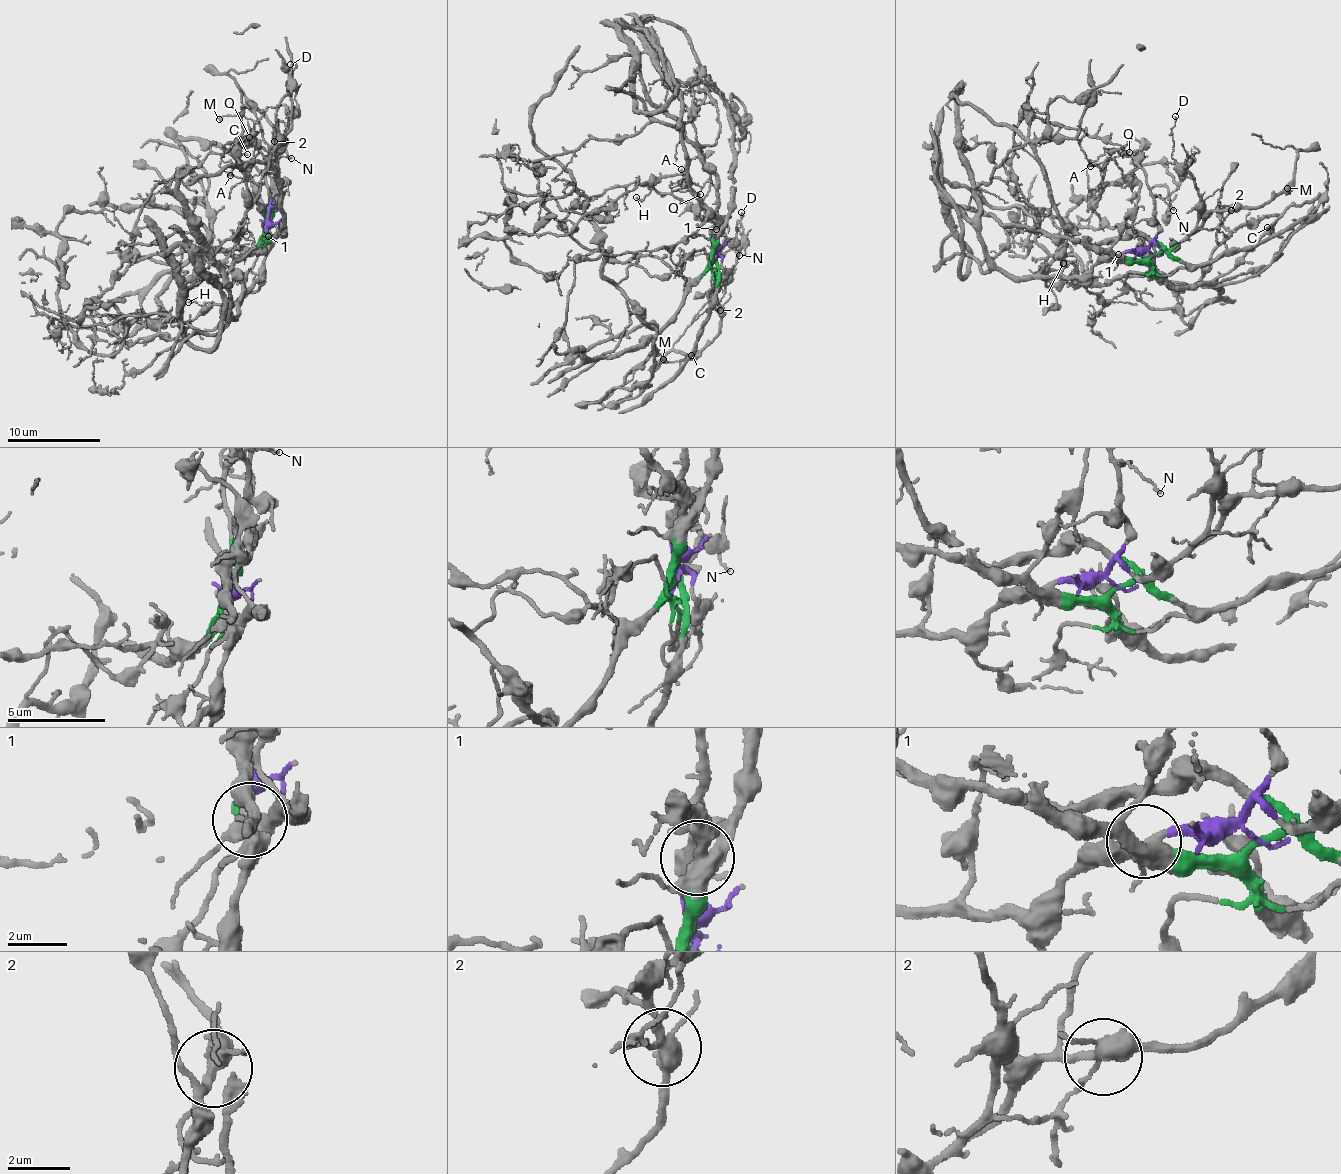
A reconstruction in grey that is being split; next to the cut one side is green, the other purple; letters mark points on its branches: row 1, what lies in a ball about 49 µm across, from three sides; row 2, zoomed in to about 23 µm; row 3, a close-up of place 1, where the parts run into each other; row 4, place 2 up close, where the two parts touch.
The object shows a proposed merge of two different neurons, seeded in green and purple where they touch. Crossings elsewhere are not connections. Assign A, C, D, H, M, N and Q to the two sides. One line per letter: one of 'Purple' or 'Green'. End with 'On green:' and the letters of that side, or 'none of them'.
A: Purple
C: Green
D: Purple
H: Purple
M: Green
N: Purple
Q: Purple
On green: C, M

